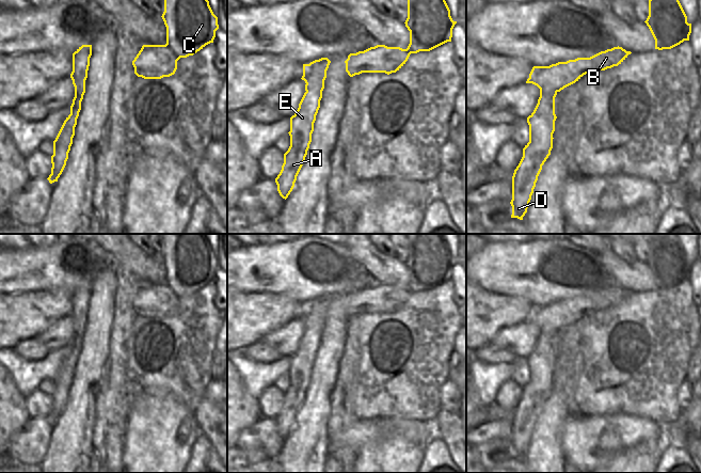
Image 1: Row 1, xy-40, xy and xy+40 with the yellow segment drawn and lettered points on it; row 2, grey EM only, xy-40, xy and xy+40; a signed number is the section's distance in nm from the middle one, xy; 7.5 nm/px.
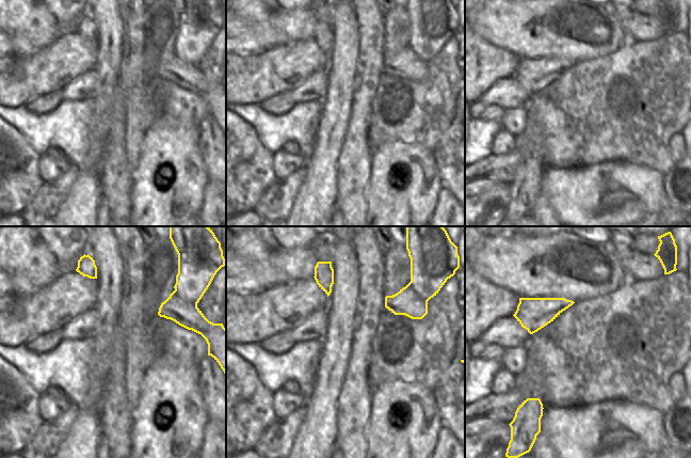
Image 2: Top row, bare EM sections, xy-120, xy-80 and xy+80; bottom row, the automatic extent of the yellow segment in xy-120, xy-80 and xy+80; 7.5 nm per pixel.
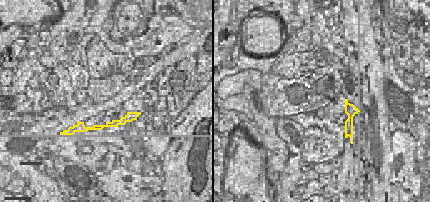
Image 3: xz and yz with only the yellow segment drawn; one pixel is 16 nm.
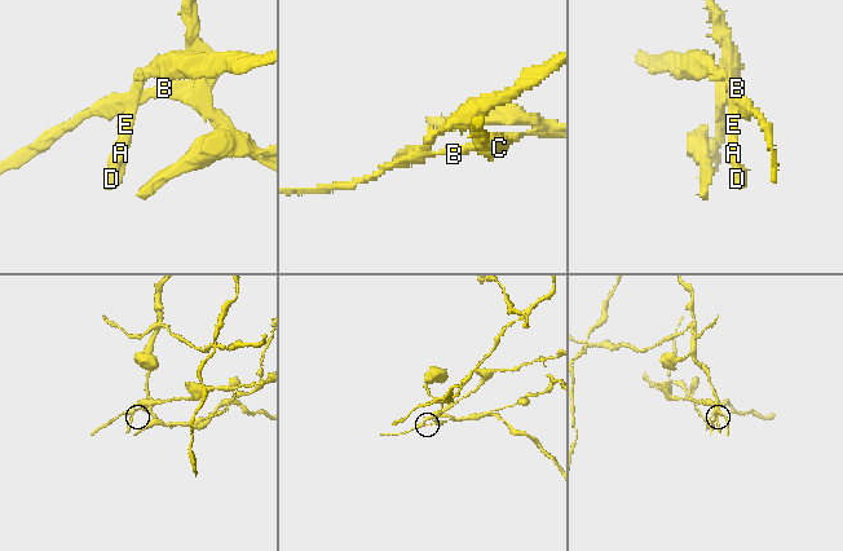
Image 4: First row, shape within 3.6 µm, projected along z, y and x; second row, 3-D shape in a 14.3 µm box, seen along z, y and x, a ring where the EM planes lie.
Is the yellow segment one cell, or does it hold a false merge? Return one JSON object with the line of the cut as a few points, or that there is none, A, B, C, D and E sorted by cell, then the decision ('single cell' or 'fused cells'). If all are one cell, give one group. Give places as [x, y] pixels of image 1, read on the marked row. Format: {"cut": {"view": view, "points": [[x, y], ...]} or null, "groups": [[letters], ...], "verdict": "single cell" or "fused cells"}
{"cut": {"view": "xy", "points": [[309, 63], [311, 71], [305, 81]]}, "groups": [["A", "D", "E"], ["B", "C"]], "verdict": "fused cells"}

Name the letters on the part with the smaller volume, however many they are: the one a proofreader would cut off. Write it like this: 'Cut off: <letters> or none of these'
Cut off: A, D, E

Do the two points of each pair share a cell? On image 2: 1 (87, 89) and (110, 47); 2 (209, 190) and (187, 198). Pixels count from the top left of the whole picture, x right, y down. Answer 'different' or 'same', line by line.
1: different
2: different

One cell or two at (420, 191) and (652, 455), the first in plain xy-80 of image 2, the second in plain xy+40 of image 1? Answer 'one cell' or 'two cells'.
one cell

